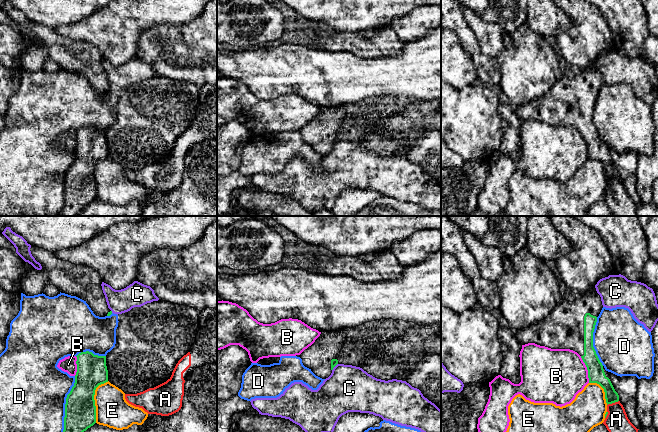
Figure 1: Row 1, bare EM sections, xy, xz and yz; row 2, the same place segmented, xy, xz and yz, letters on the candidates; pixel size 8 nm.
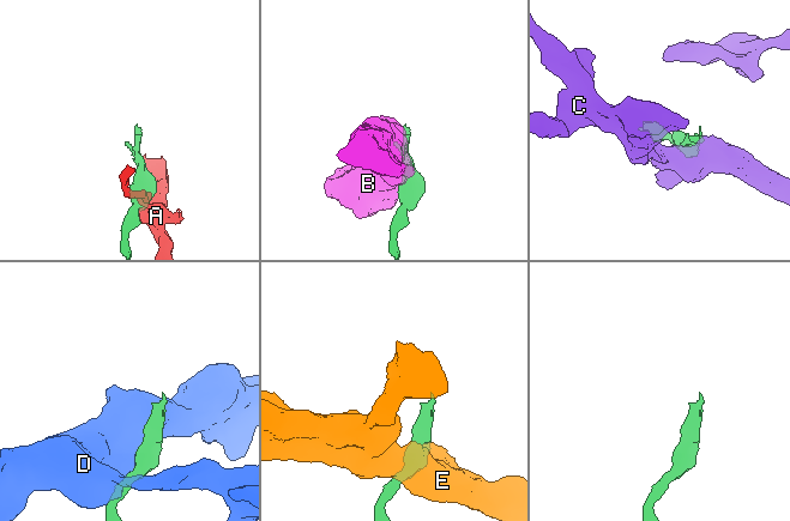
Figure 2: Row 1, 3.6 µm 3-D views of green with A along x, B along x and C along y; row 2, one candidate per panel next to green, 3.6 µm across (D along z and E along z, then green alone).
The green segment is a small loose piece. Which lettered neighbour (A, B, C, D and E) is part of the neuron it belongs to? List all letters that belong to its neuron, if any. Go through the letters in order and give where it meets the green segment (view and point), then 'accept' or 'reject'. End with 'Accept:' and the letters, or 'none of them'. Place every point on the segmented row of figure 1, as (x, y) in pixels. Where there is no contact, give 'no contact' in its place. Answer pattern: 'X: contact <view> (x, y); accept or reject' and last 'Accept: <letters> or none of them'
A: contact yz (612, 402); reject
B: contact yz (587, 369); reject
C: contact xz (334, 366); reject
D: contact xy (65, 404); reject
E: contact xy (93, 399); reject
Accept: none of them

